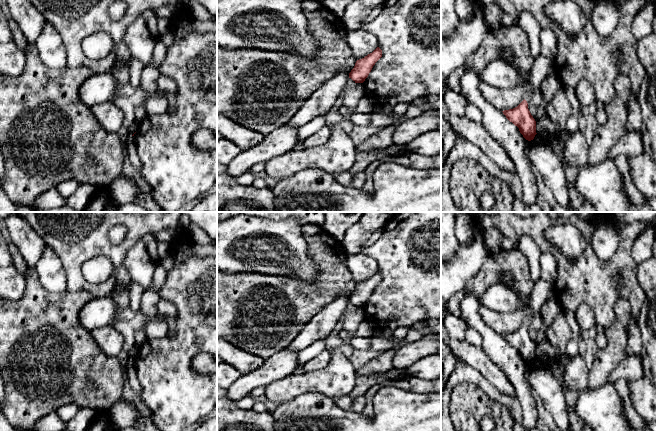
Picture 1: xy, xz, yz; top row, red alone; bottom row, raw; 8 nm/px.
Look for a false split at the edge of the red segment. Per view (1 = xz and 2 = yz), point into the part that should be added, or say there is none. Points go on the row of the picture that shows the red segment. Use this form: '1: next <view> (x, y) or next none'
1: next none
2: next none

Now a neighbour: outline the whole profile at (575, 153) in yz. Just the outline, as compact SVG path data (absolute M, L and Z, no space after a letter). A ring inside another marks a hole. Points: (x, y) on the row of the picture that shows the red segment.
M578 130L569 133L569 139L566 142L563 152L563 161L572 166L579 166L588 162L589 144L584 135Z

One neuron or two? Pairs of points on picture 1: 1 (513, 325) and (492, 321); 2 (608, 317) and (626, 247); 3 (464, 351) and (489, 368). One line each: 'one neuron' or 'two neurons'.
1: one neuron
2: one neuron
3: one neuron

